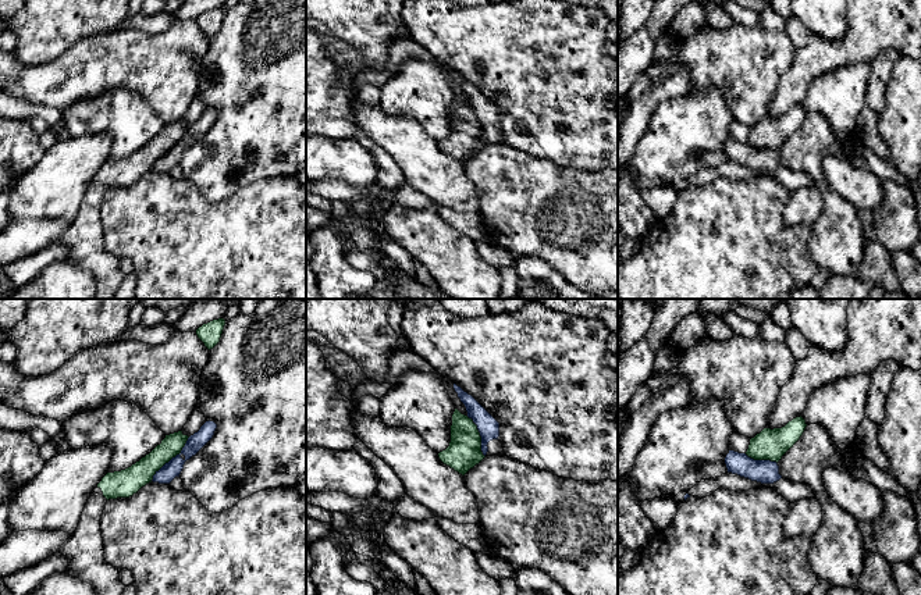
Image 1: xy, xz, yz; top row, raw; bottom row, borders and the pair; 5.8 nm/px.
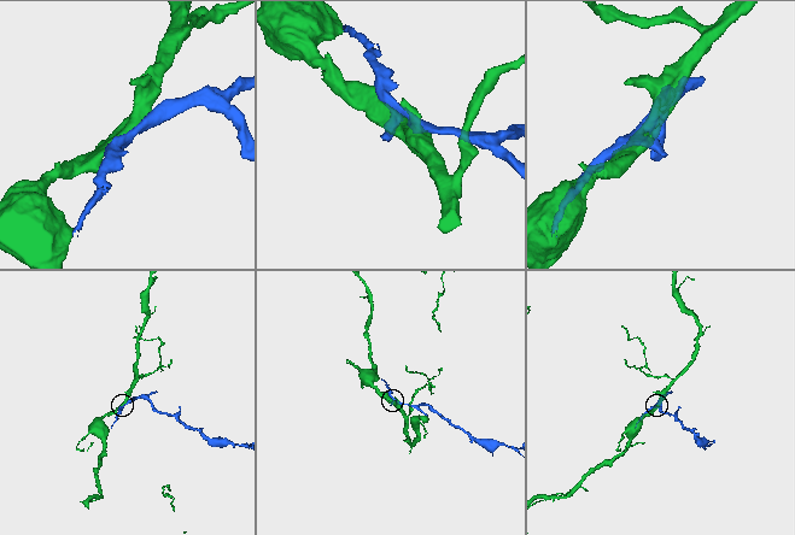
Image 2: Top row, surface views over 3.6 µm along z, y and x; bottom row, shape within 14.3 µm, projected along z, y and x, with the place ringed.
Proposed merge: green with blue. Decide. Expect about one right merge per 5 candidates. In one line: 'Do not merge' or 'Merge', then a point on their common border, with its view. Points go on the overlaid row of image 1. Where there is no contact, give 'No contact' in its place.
Do not merge. Touches green at xy (171, 458)

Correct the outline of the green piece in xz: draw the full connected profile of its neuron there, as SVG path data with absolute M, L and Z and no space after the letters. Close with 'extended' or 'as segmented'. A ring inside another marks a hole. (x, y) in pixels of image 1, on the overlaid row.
M458 409L452 414L449 446L440 452L438 457L462 475L486 457L481 452L481 437L477 425Z | as segmented

